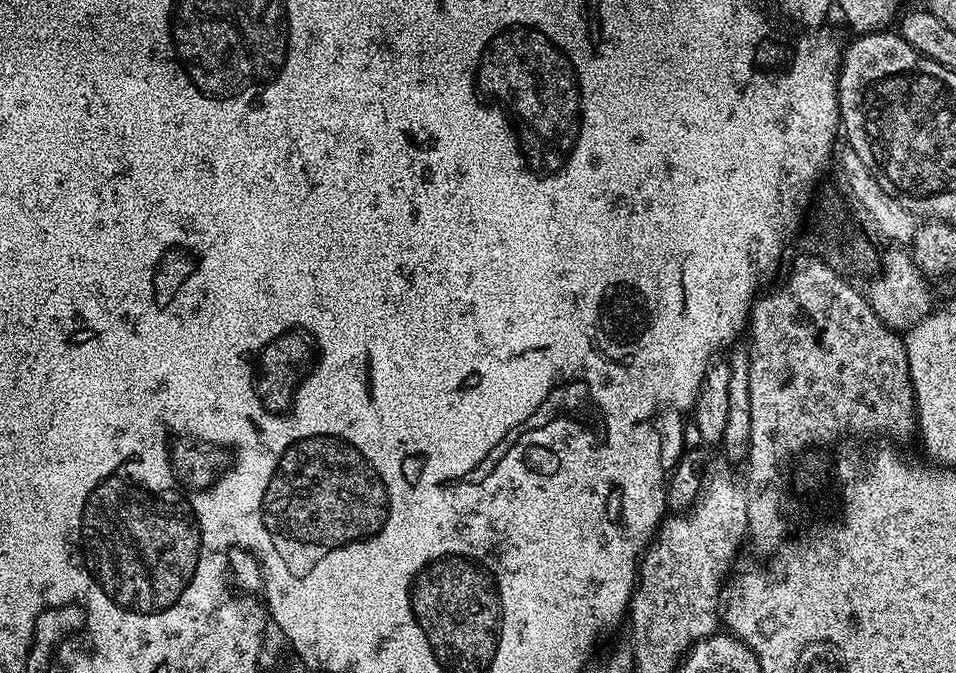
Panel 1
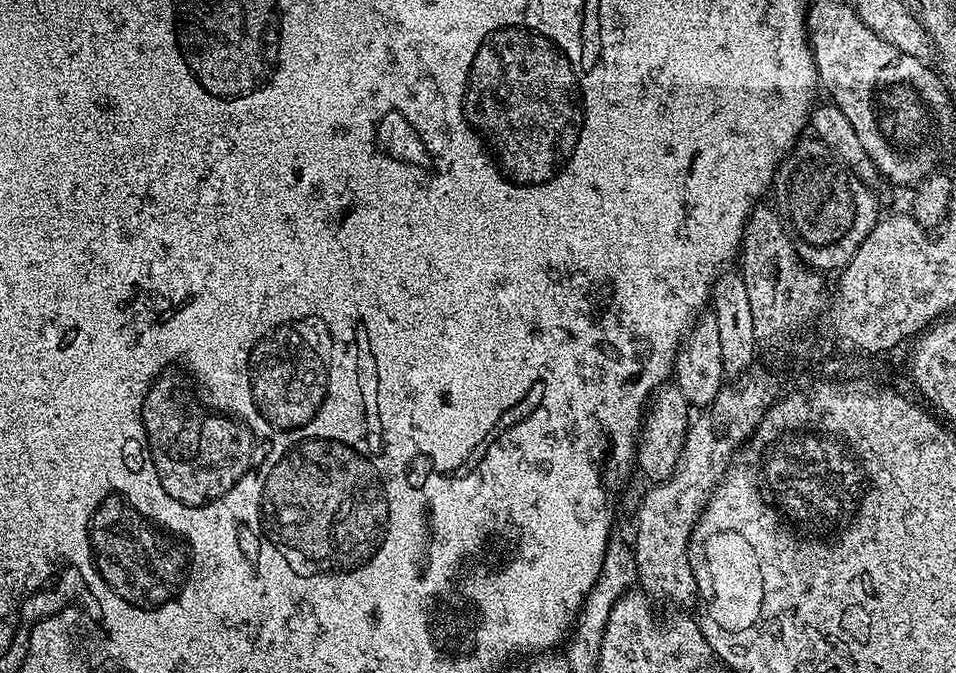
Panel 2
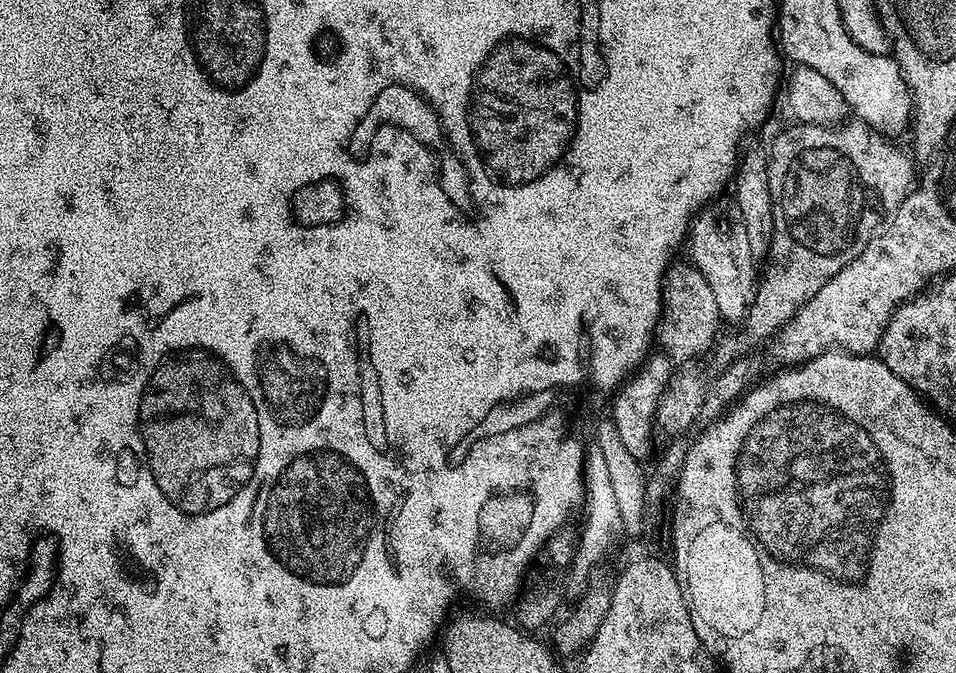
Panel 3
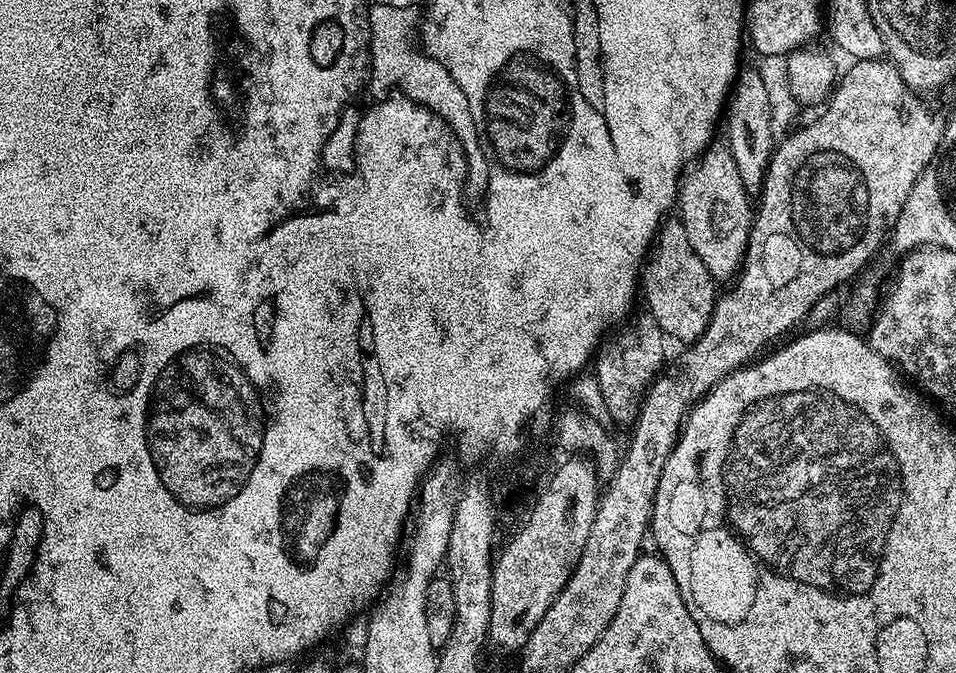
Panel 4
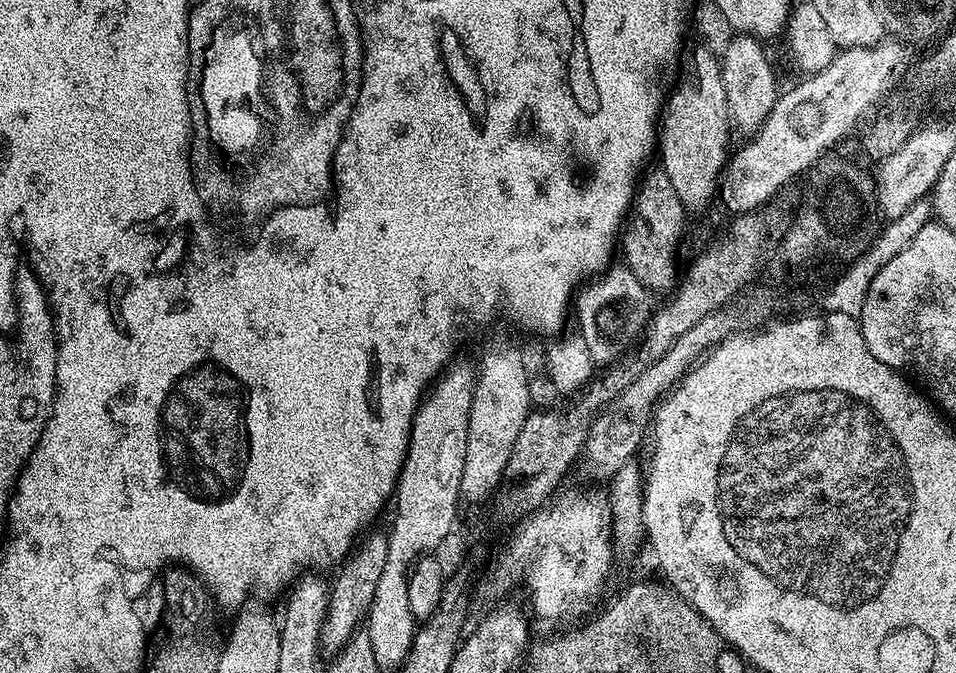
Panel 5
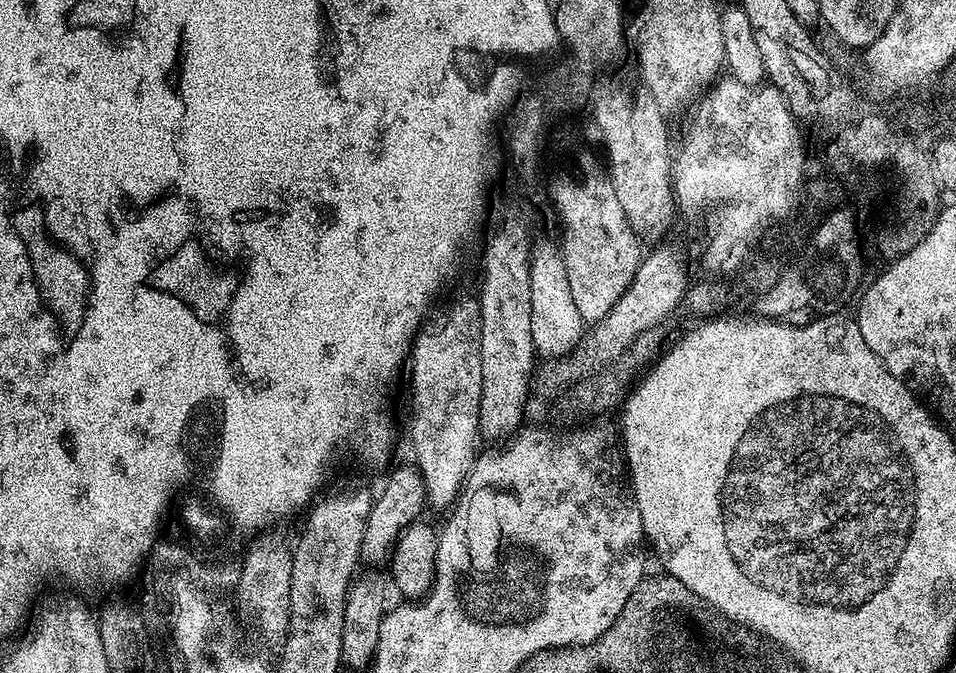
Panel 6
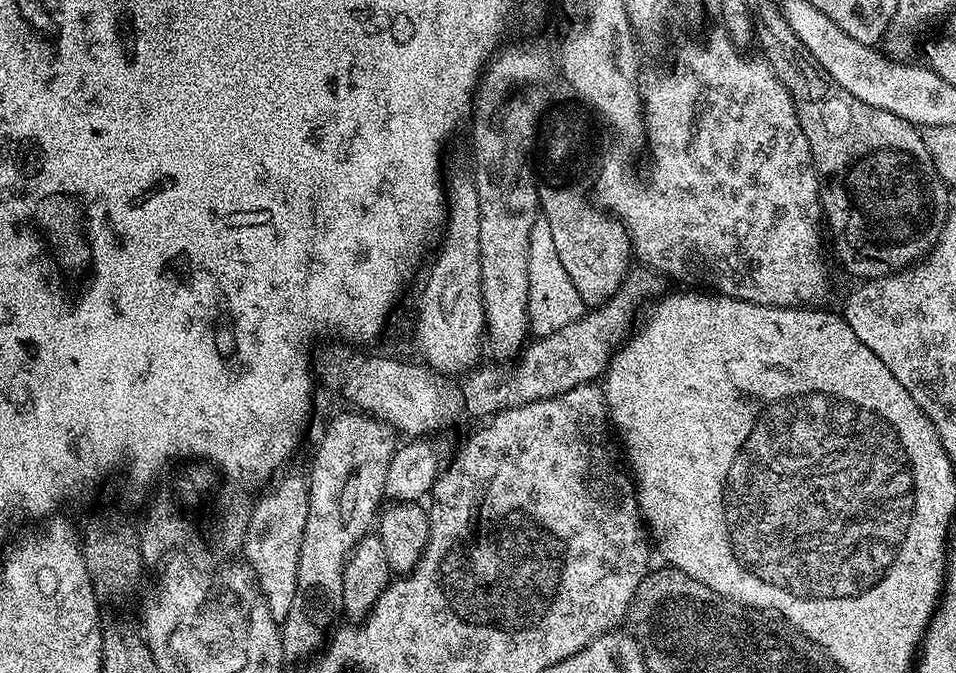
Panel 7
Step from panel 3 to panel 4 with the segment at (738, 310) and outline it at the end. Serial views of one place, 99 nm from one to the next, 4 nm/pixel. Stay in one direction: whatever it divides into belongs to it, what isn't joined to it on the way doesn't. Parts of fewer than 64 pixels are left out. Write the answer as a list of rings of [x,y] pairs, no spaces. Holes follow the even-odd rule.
[[[714,142],[704,153],[701,153],[696,161],[688,166],[681,175],[677,184],[677,211],[678,217],[688,235],[688,240],[698,254],[704,266],[708,268],[715,281],[731,281],[743,267],[744,256],[748,251],[749,234],[752,232],[754,208],[750,206],[751,199],[742,180],[738,175],[738,168],[734,163],[727,143]]]

